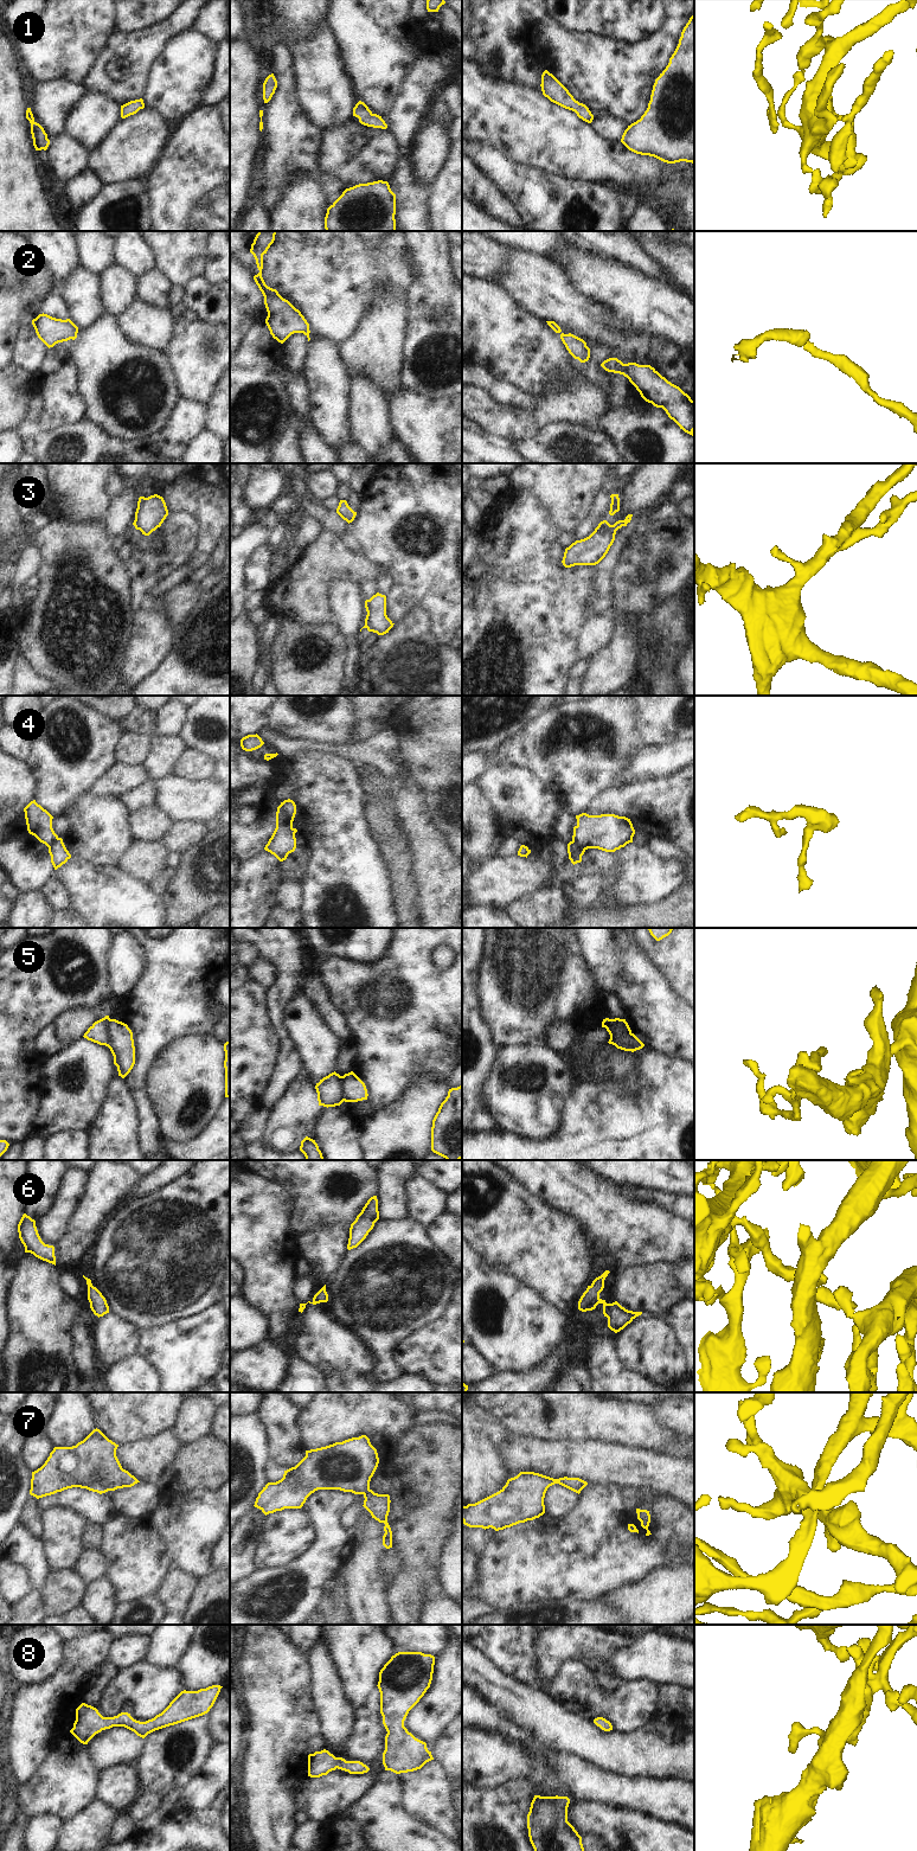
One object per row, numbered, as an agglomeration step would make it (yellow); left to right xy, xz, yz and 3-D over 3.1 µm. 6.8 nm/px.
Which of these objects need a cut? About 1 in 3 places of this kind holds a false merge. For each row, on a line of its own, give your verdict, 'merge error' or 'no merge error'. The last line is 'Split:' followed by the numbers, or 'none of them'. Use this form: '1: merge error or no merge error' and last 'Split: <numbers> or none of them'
1: no merge error
2: no merge error
3: merge error
4: merge error
5: merge error
6: no merge error
7: no merge error
8: no merge error
Split: 3, 4, 5

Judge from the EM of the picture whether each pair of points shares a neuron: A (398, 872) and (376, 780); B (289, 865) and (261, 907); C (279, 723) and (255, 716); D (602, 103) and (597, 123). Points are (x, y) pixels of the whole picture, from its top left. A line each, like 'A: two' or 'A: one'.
A: one
B: two
C: two
D: two

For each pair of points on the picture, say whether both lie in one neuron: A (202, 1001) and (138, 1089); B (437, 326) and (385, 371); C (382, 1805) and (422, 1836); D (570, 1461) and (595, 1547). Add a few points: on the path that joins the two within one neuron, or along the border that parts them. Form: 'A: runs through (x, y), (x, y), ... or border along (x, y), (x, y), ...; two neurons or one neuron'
A: runs through (178, 1018), (146, 1050), (142, 1065); one neuron
B: border along (405, 328), (402, 347), (401, 383); two neurons
C: runs through (391, 1814), (412, 1836); one neuron
D: border along (588, 1483), (615, 1486); two neurons

